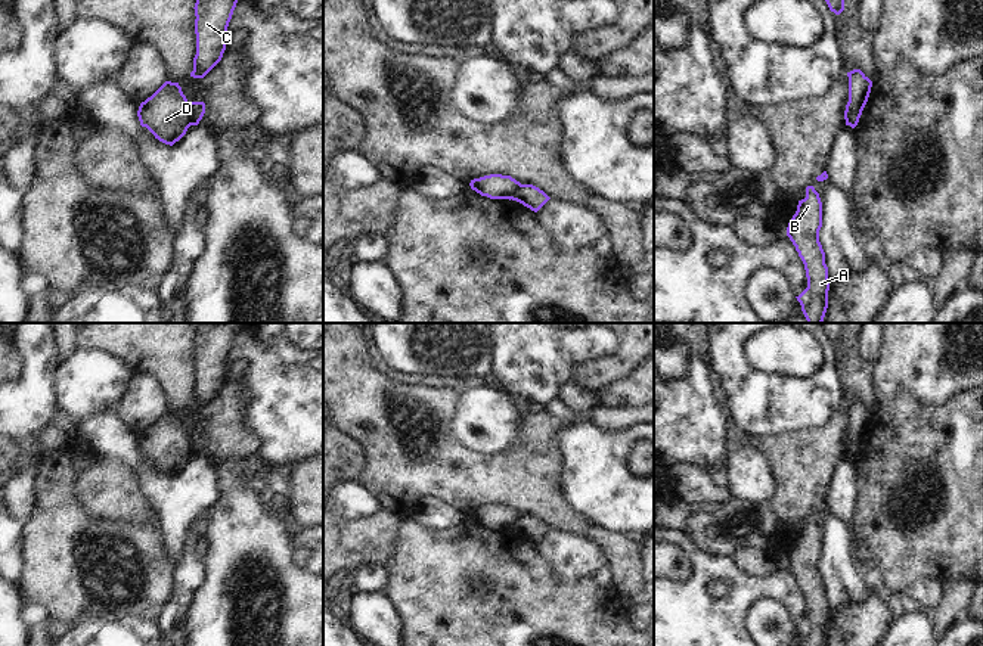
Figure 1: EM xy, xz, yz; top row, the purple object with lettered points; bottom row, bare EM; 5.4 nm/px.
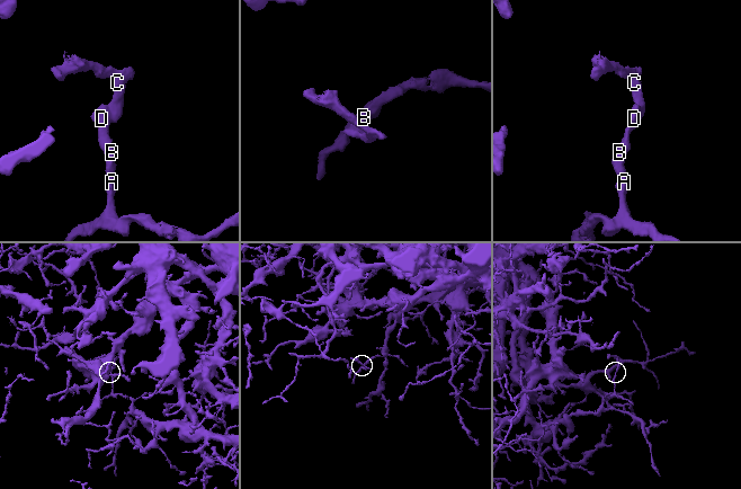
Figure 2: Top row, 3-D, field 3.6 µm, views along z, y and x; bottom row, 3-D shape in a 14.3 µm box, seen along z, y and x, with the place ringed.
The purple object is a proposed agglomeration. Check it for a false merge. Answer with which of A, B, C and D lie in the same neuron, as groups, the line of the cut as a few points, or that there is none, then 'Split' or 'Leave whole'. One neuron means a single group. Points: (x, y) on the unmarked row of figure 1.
Groups: A B D / C. Split along xy (188, 432), (188, 450), (191, 455). Split.

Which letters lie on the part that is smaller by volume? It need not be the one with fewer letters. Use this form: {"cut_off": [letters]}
{"cut_off": ["C"]}

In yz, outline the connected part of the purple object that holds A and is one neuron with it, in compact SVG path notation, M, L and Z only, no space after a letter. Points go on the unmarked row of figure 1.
M813 516L806 518L806 528L799 531L797 541L787 558L787 566L801 588L807 618L796 627L804 646L825 646L828 639L828 597L819 572L822 558L822 532Z

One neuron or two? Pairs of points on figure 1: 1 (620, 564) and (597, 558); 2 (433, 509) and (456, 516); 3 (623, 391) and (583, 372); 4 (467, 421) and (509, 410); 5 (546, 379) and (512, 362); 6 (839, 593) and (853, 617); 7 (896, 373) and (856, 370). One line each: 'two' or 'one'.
1: two
2: one
3: two
4: one
5: one
6: two
7: two

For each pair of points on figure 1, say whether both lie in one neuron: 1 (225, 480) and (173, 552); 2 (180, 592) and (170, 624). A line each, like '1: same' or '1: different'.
1: different
2: same

